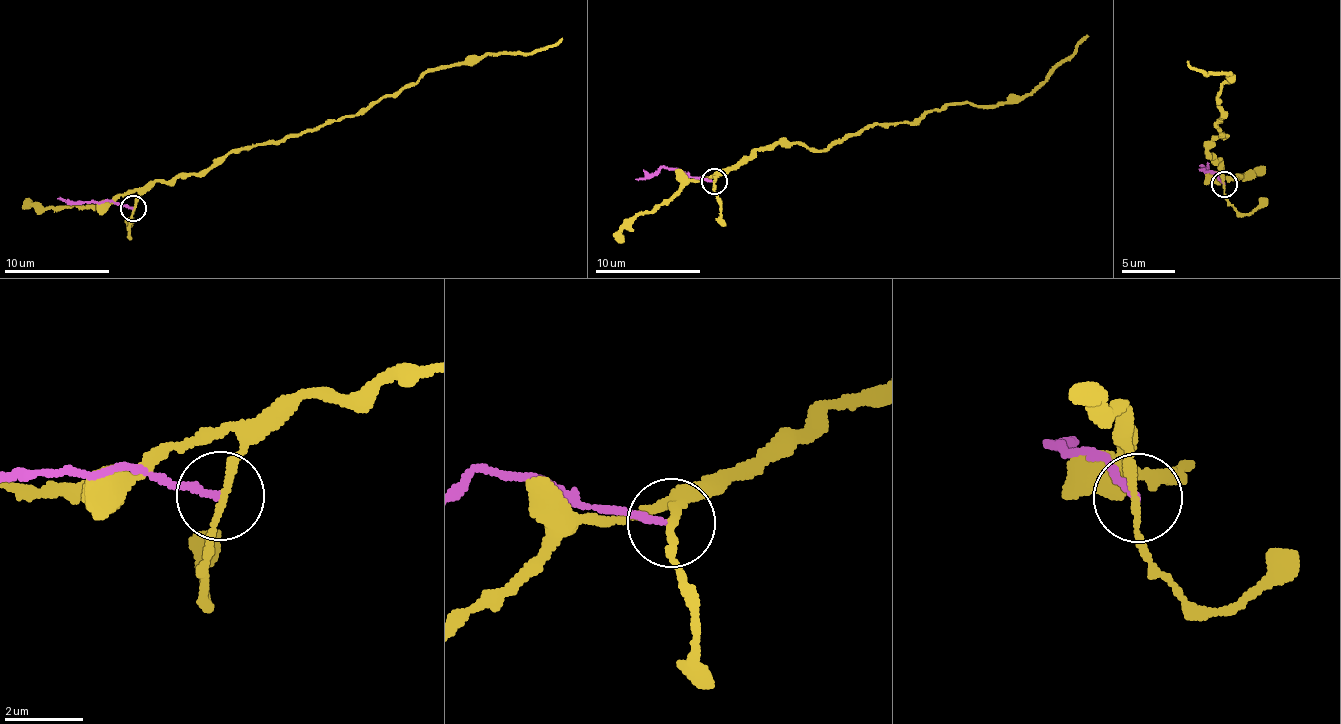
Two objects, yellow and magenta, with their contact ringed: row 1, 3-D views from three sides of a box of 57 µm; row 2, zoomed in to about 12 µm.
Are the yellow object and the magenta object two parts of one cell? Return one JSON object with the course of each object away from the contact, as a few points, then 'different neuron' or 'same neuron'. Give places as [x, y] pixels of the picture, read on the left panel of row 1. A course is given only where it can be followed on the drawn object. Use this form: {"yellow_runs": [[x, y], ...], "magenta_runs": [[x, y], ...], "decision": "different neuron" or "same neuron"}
{"yellow_runs": [[132, 210], [151, 186], [205, 172], [229, 154], [364, 113], [427, 71], [494, 55], [537, 53], [562, 39]], "magenta_runs": [[132, 207], [110, 201], [58, 199]], "decision": "different neuron"}

